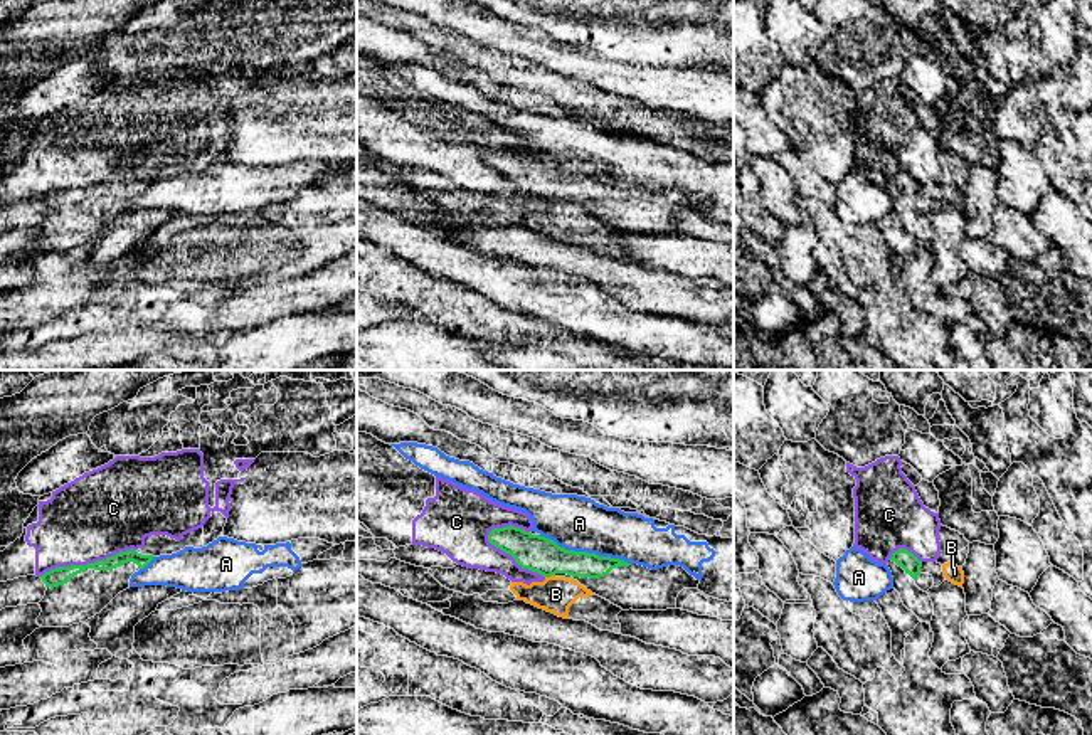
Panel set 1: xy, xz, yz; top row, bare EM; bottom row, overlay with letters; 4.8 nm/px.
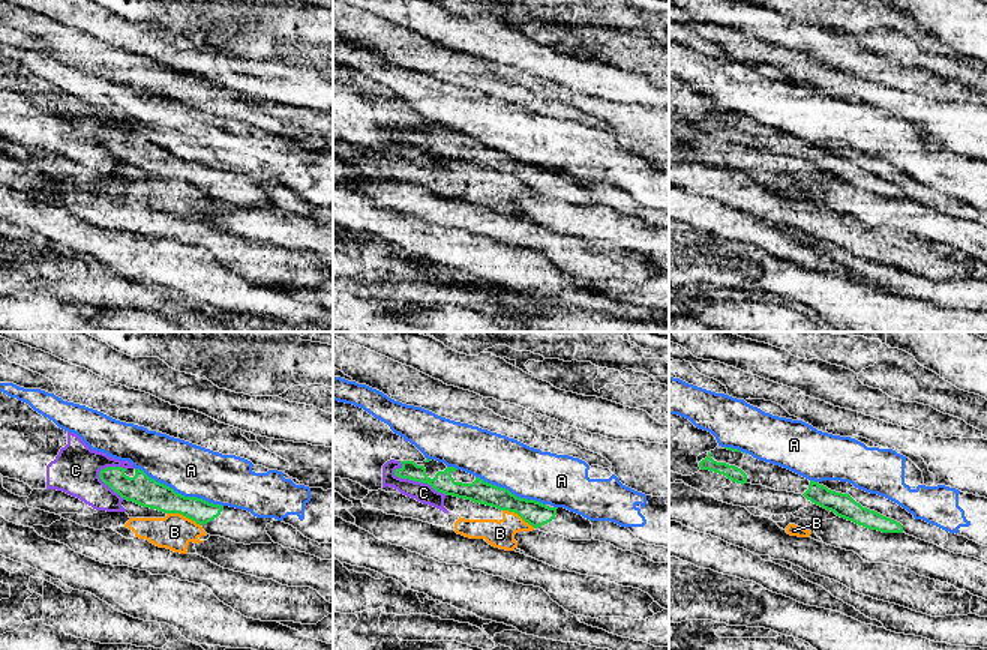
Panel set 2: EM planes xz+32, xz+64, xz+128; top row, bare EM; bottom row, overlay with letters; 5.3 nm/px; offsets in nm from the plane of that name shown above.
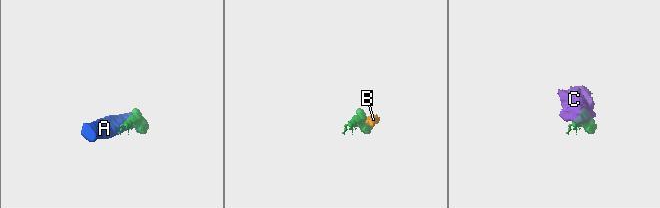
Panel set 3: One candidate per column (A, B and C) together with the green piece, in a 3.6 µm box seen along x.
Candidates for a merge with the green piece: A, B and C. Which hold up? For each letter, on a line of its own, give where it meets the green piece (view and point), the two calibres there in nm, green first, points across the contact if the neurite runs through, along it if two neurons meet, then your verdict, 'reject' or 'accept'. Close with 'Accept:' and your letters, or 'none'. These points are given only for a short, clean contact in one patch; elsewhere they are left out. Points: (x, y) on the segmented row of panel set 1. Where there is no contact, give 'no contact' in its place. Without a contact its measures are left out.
A: contact xz (584, 552); calibres 170 and 260 nm; reject
B: contact xz (549, 576); calibres 170 and 180 nm; border xz (554, 574), (546, 577); reject
C: contact xz (512, 555); calibres 170 and 240 nm; reject
Accept: none

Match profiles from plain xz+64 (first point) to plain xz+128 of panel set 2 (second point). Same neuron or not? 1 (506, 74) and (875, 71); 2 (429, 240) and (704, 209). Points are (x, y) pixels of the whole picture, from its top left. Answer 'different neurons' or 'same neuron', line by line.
1: different neurons
2: same neuron

